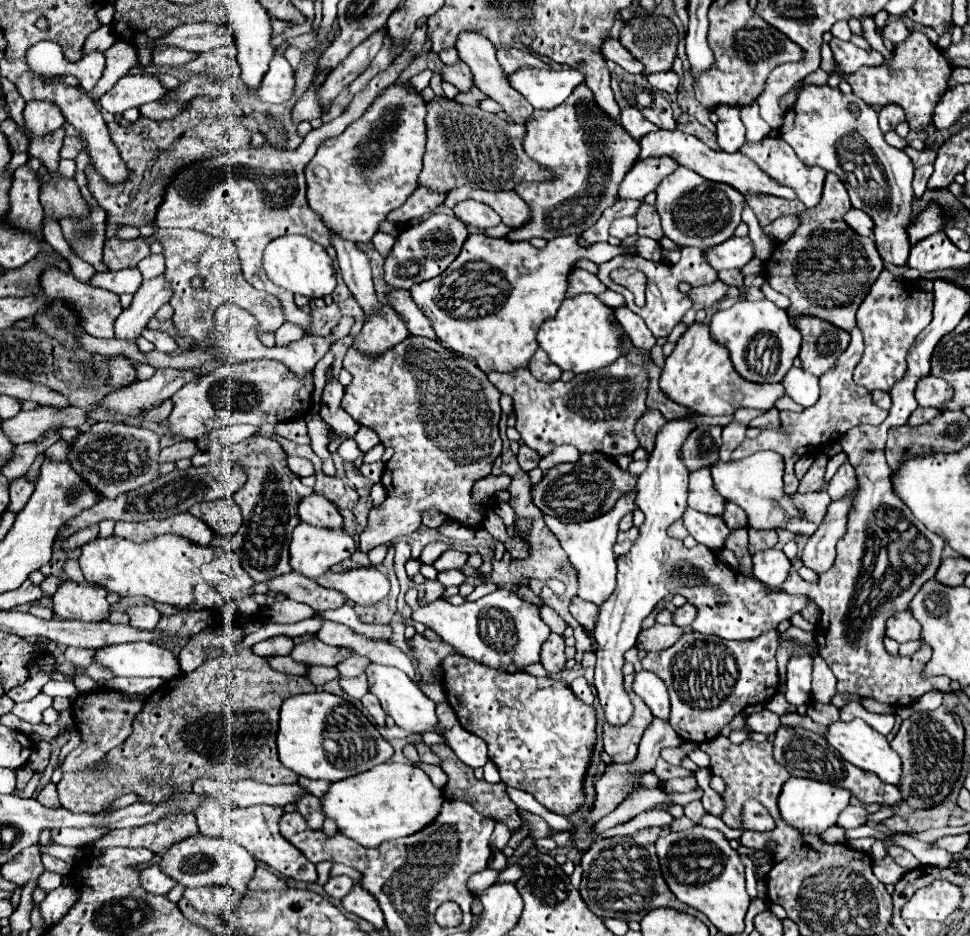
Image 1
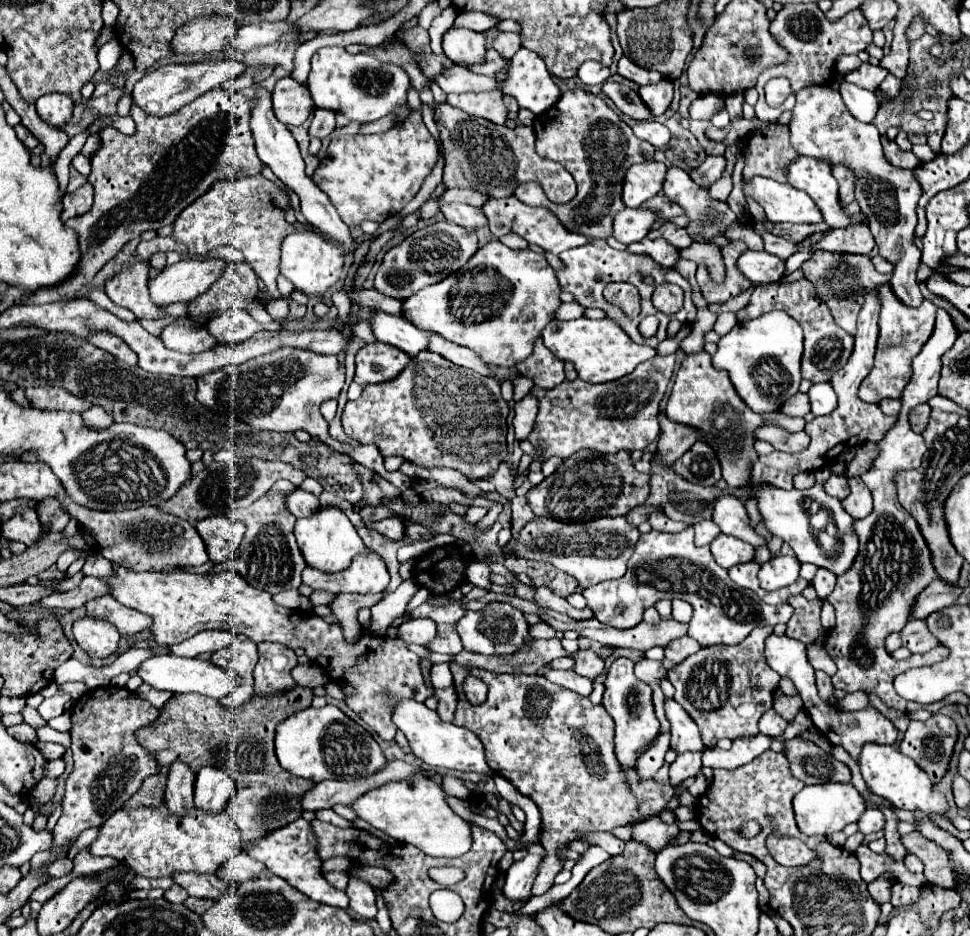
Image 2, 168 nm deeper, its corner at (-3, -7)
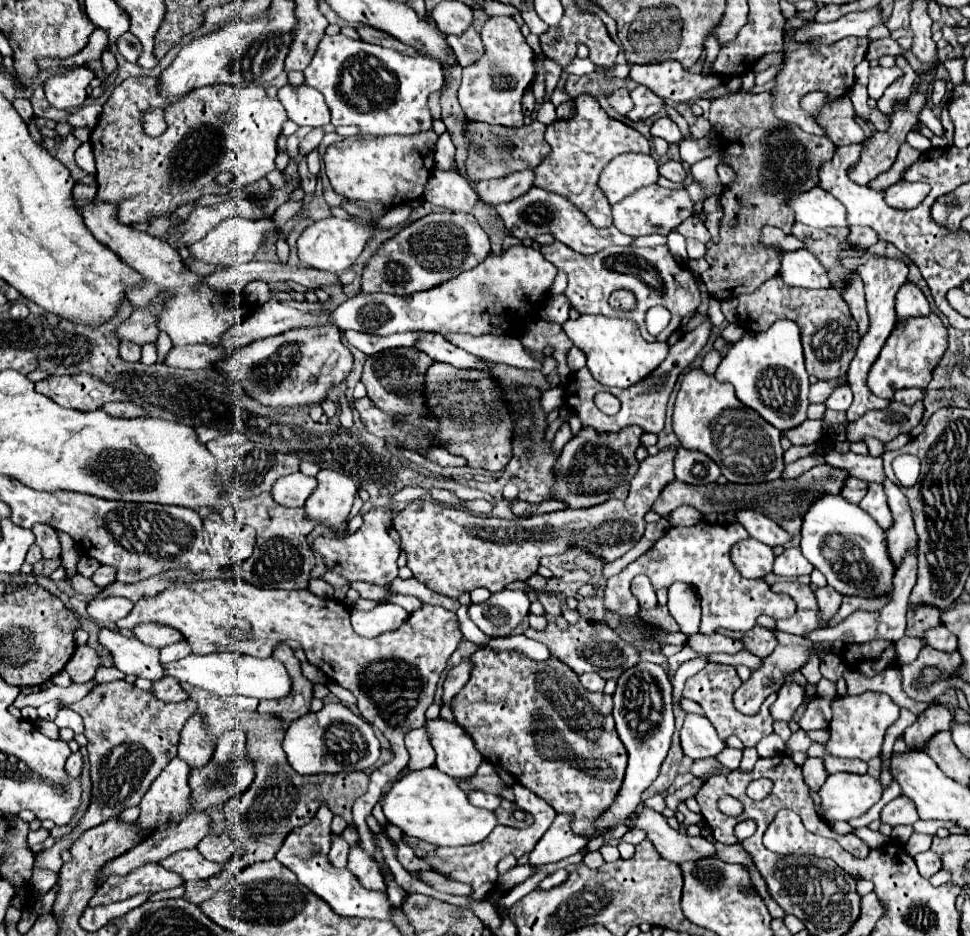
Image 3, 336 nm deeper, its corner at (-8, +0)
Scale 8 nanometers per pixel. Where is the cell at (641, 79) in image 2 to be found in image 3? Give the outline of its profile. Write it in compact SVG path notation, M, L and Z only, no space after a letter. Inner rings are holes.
M666 60L660 64L646 64L646 66L630 66L630 78L642 86L648 86L664 100L674 102L688 102L704 96L710 90L720 88L724 82L716 76L702 76L690 74L682 68L676 60Z

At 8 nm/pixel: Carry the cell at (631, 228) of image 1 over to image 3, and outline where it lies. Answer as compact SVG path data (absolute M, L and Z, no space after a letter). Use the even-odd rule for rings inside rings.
M654 184L616 202L612 206L612 216L614 216L614 226L628 236L646 236L654 232L666 236L670 230L674 230L678 224L682 224L692 214L692 208L694 204L688 198L688 192L684 188L668 190L668 188L660 188L658 184Z

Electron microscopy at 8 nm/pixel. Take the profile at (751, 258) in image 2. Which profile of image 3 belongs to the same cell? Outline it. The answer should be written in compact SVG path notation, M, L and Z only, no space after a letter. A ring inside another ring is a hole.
M794 250L794 252L780 252L780 268L778 276L788 286L802 286L802 288L828 288L832 282L824 266L812 256L808 250Z

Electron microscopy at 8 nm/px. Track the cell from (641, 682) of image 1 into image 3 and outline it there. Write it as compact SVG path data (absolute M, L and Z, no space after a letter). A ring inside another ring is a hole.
M686 714L680 740L682 740L684 754L694 760L706 758L706 756L716 756L726 746L718 738L710 720L700 714Z

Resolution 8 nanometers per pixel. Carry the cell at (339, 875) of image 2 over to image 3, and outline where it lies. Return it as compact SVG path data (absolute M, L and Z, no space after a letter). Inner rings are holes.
M334 836L332 838L332 848L330 848L330 854L328 854L330 864L334 868L346 868L346 864L348 864L348 850L350 850L350 846L340 836Z

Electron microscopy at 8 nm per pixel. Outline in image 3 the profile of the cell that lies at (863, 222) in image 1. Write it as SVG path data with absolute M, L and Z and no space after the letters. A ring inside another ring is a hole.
M850 226L850 234L846 240L854 248L872 248L878 242L878 234L872 228L862 228L862 226Z

